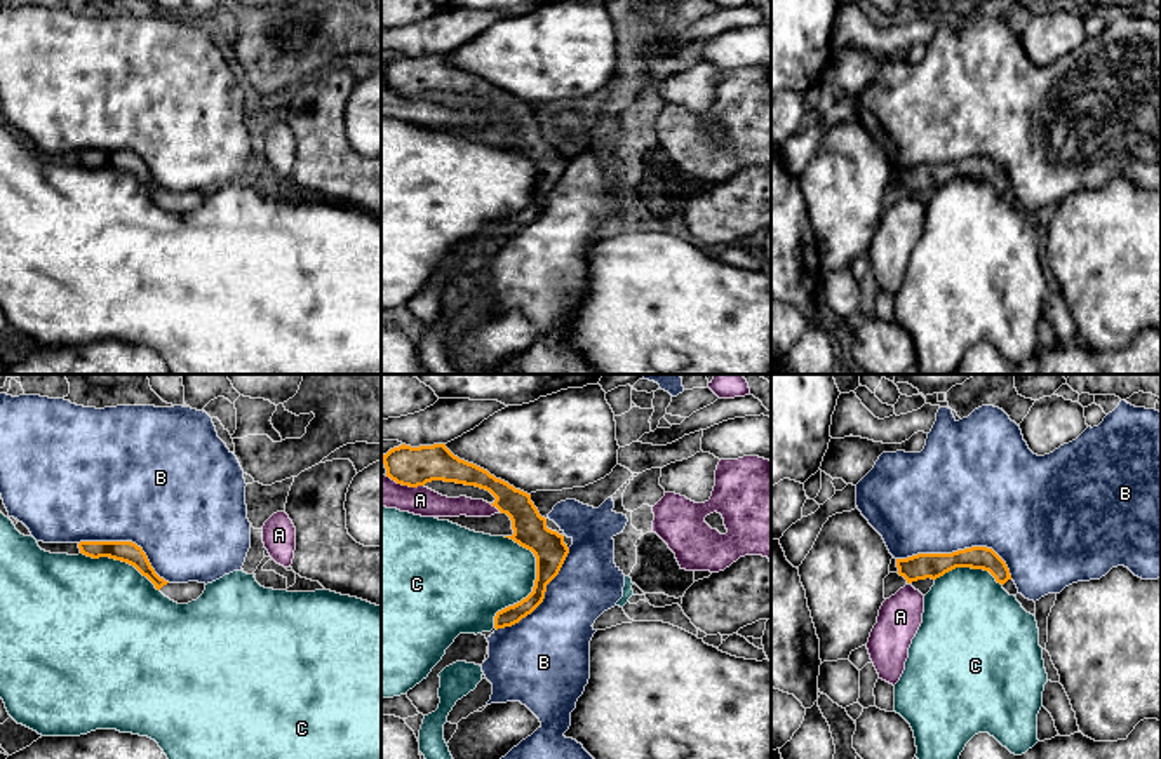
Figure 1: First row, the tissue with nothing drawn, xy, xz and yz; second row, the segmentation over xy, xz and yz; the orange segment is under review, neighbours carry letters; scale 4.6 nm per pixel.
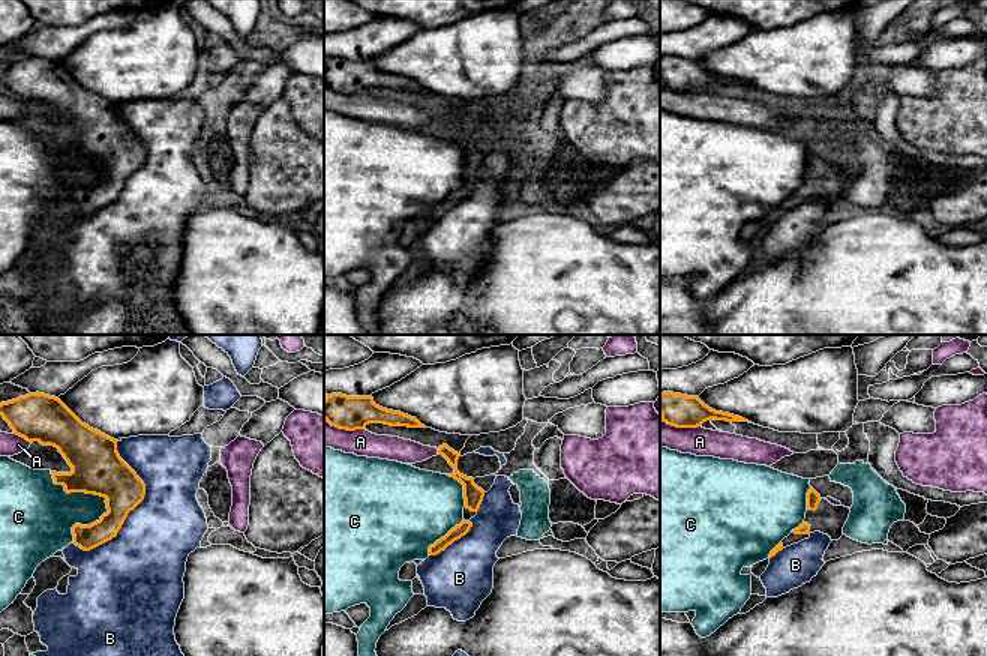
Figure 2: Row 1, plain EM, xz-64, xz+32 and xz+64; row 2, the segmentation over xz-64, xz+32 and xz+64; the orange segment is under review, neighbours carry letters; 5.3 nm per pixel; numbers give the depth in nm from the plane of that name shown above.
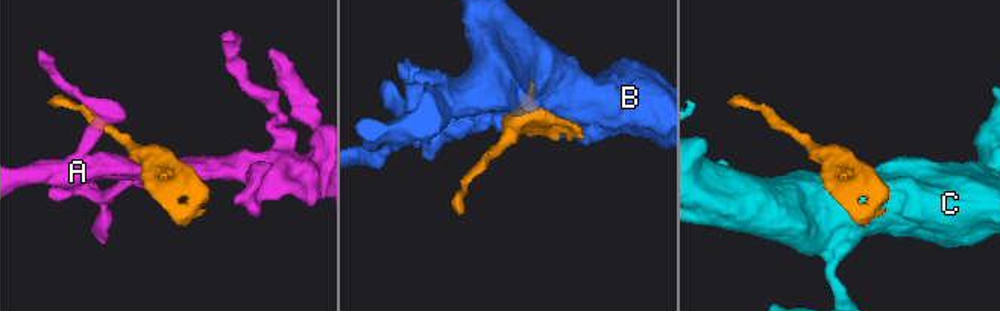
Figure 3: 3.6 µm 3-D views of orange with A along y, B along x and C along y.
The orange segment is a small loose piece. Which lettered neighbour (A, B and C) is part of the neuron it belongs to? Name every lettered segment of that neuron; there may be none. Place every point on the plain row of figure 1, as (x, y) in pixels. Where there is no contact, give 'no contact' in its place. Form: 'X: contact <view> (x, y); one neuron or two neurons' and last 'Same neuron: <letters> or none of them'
A: contact xz (495, 115); two neurons
B: contact yz (959, 161); two neurons
C: contact xz (535, 195); two neurons
Same neuron: none of them

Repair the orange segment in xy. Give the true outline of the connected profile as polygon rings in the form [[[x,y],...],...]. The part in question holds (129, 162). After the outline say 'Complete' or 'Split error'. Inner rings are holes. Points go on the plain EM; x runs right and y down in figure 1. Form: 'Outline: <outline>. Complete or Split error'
Outline: [[[80,151],[78,158],[80,164],[92,169],[110,167],[134,176],[143,186],[146,186],[155,195],[157,200],[160,200],[165,207],[178,214],[188,214],[191,211],[197,211],[205,200],[205,193],[198,191],[165,191],[155,183],[143,158],[132,151]]]. Split error

